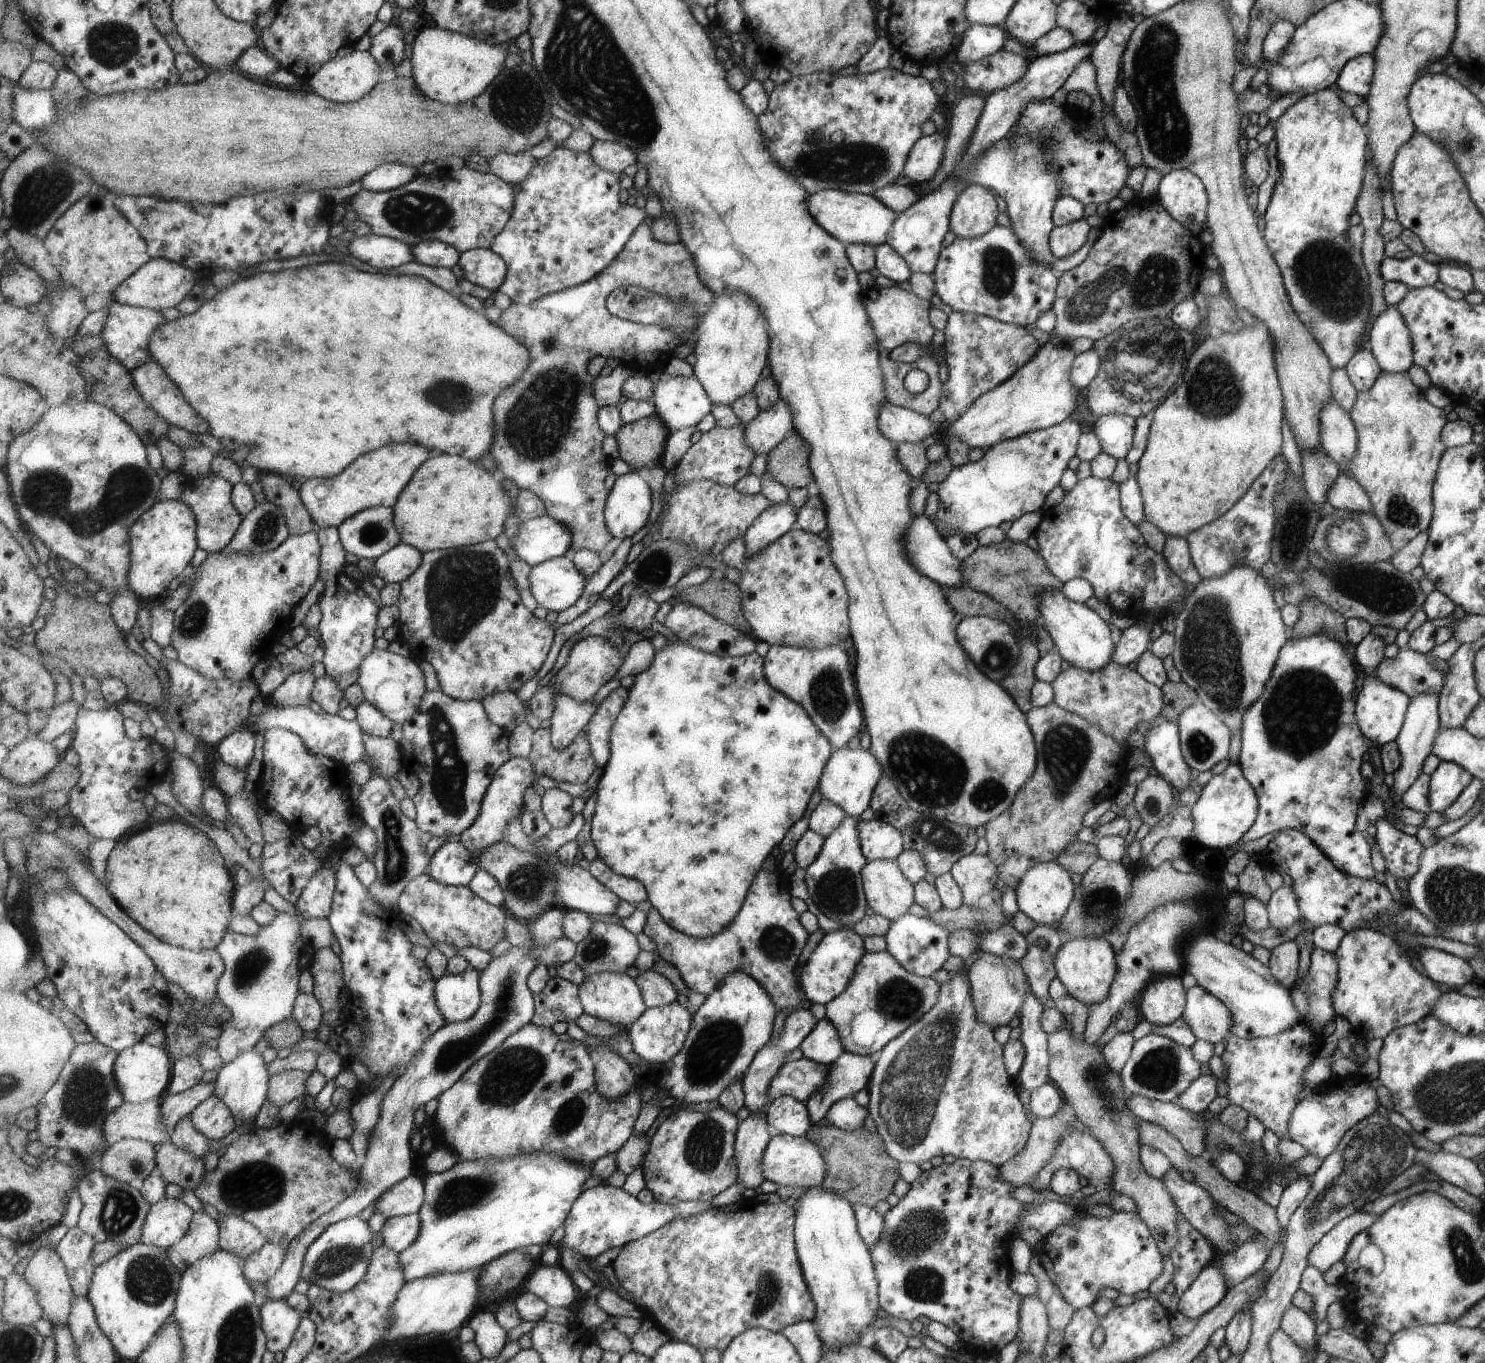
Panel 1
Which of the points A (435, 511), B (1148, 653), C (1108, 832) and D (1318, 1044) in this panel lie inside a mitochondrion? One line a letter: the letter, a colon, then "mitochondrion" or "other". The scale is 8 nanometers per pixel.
A: other
B: other
C: other
D: other

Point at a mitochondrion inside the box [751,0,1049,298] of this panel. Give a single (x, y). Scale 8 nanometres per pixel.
(861, 163)

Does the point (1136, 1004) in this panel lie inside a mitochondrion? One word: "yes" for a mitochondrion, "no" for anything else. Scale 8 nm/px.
no

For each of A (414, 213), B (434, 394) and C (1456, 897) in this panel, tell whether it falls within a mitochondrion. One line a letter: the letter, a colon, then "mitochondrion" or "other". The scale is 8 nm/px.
A: mitochondrion
B: mitochondrion
C: mitochondrion

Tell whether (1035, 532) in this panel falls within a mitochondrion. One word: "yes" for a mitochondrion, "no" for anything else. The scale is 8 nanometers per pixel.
no

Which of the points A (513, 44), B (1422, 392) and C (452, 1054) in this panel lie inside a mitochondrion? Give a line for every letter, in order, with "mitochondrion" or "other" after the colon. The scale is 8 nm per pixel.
A: other
B: other
C: mitochondrion

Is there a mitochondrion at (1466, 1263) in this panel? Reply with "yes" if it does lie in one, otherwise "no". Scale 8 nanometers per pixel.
yes

